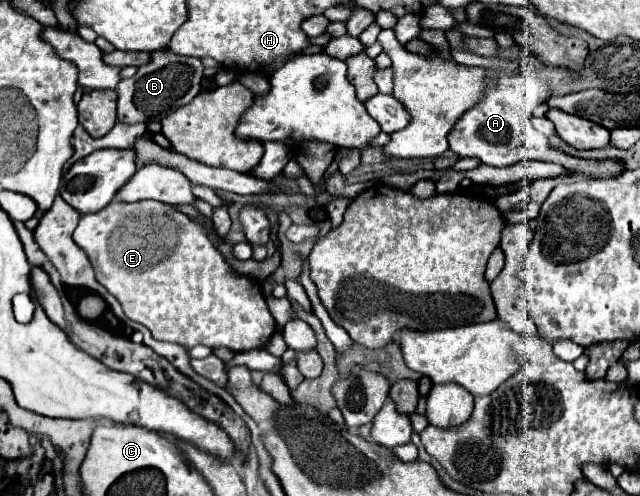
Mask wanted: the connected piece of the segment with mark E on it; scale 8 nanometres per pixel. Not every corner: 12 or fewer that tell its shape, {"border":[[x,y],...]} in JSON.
{"border":[[157,200],[83,214],[73,240],[153,338],[265,348],[261,282]]}

